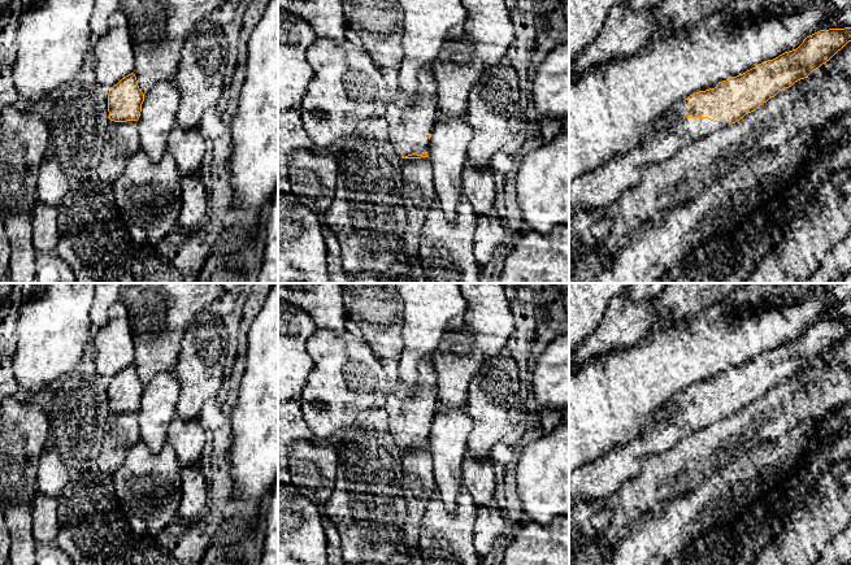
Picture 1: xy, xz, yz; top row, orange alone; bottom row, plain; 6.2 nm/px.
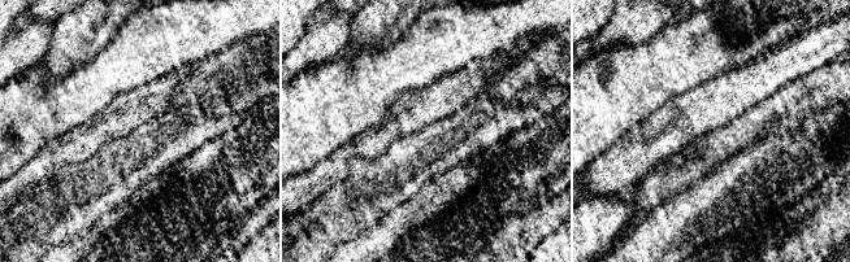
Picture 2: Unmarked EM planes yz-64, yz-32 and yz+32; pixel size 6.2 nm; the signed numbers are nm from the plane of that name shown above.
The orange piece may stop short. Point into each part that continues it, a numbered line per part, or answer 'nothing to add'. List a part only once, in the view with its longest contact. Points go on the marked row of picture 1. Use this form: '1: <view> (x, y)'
1: yz (595, 190)

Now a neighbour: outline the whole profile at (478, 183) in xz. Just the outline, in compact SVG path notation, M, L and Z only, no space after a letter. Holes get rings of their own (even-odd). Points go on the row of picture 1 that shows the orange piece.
M468 161L463 170L463 197L466 199L477 216L495 210L495 178L491 166L472 166Z

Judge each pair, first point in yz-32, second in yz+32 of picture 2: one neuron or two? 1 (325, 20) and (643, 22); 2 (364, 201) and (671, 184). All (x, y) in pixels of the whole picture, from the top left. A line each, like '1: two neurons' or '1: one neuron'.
1: one neuron
2: one neuron

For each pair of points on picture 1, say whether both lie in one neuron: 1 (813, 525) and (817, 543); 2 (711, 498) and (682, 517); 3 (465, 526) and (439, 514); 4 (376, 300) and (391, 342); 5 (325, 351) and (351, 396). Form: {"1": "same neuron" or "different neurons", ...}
{"1": "same neuron", "2": "same neuron", "3": "same neuron", "4": "same neuron", "5": "same neuron"}

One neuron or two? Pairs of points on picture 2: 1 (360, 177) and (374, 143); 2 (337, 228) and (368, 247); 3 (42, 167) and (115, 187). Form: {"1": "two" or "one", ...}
{"1": "two", "2": "two", "3": "two"}

